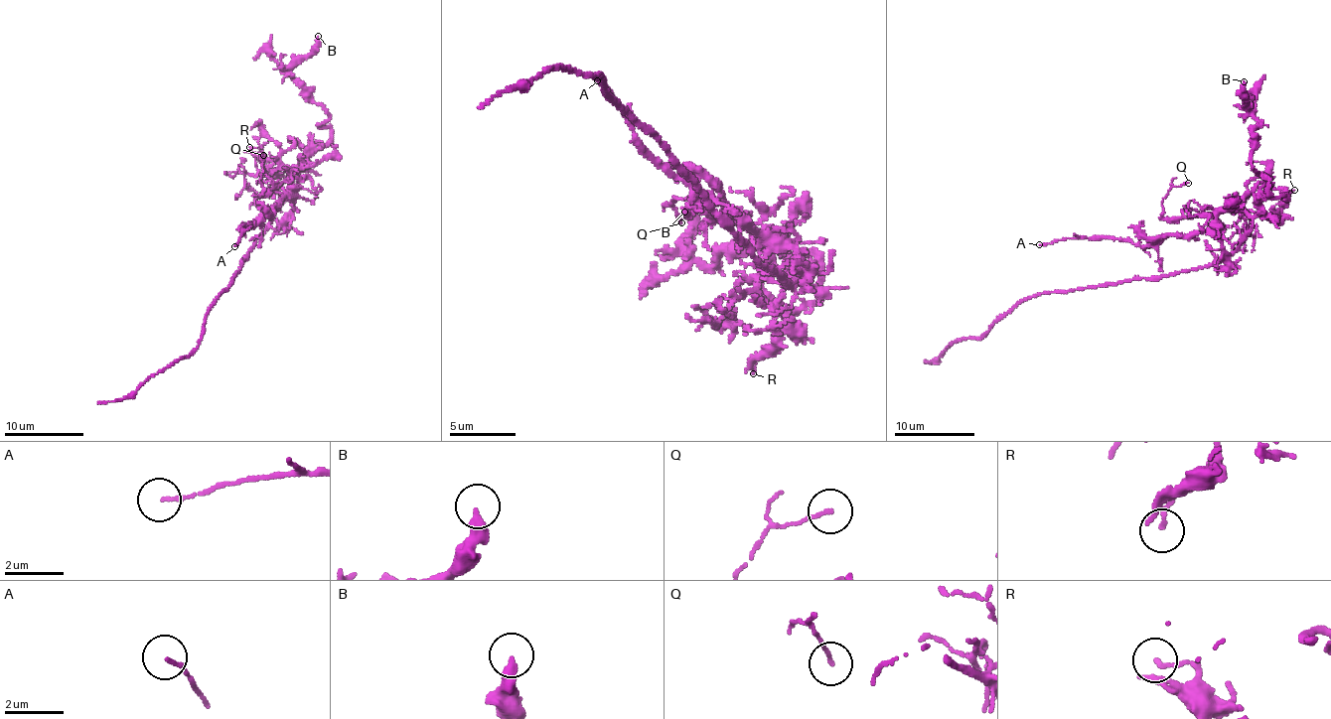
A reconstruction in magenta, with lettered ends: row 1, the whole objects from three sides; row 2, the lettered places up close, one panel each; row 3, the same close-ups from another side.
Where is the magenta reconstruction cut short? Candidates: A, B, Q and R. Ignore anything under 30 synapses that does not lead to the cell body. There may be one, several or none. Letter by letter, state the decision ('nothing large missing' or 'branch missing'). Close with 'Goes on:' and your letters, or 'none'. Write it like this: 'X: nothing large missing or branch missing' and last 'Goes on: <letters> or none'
A: nothing large missing
B: nothing large missing
Q: nothing large missing
R: nothing large missing
Goes on: none

